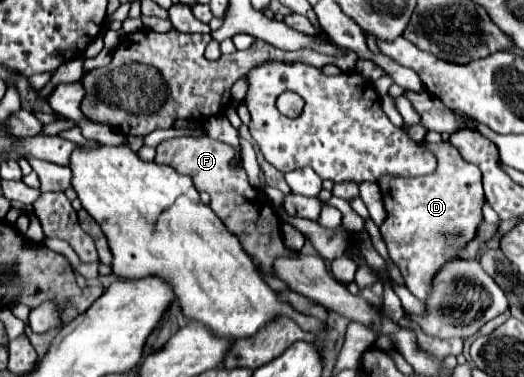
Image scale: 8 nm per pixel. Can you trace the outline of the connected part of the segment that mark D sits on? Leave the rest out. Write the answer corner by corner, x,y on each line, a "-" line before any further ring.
442,141
438,145
436,143
424,143
424,145
428,145
428,149
432,149
432,153
436,153
436,159
438,159
438,167
432,175
410,177
410,179
384,177
384,181
380,181
384,207
388,213
384,225
380,227
382,239
386,241
390,259
394,261
394,265
400,269
404,277
404,285
412,295
416,295
422,301
424,297
428,297
430,281
440,269
440,265
444,265
452,257
458,257
458,251
472,241
476,227
482,221
482,203
484,203
480,169
476,165
464,161
464,157
458,153
458,149
452,143

